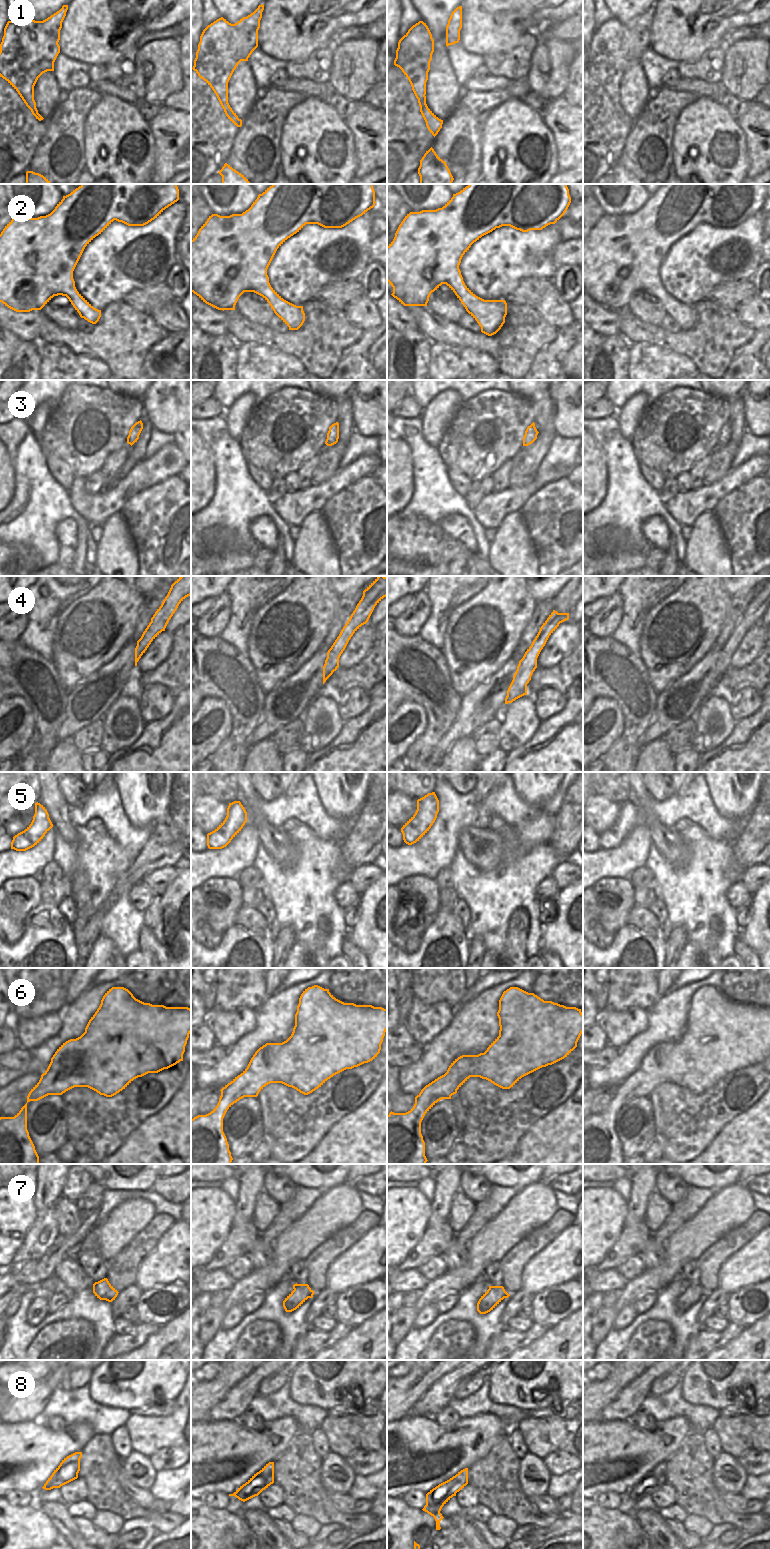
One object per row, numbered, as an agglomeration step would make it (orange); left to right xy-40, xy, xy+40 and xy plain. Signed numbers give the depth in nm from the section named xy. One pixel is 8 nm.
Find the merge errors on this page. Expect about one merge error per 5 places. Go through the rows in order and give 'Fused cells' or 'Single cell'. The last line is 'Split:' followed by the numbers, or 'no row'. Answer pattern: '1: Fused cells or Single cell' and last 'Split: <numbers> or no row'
1: Fused cells
2: Single cell
3: Single cell
4: Single cell
5: Single cell
6: Single cell
7: Single cell
8: Single cell
Split: 1.

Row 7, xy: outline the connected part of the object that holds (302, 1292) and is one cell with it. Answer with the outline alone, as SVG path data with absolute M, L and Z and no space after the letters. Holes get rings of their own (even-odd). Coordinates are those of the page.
M294 1284L293 1291L283 1301L286 1312L292 1312L299 1308L308 1298L312 1298L314 1291L308 1284Z

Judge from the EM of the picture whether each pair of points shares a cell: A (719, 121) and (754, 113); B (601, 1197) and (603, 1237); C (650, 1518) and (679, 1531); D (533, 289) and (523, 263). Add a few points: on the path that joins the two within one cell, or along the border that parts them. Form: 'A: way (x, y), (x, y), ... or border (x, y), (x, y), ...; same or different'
A: border (737, 121), (745, 136), (746, 143); different
B: way (601, 1207), (601, 1227); same
C: border (664, 1520), (667, 1527), (677, 1538); different
D: border (552, 279), (524, 277), (510, 292); different

